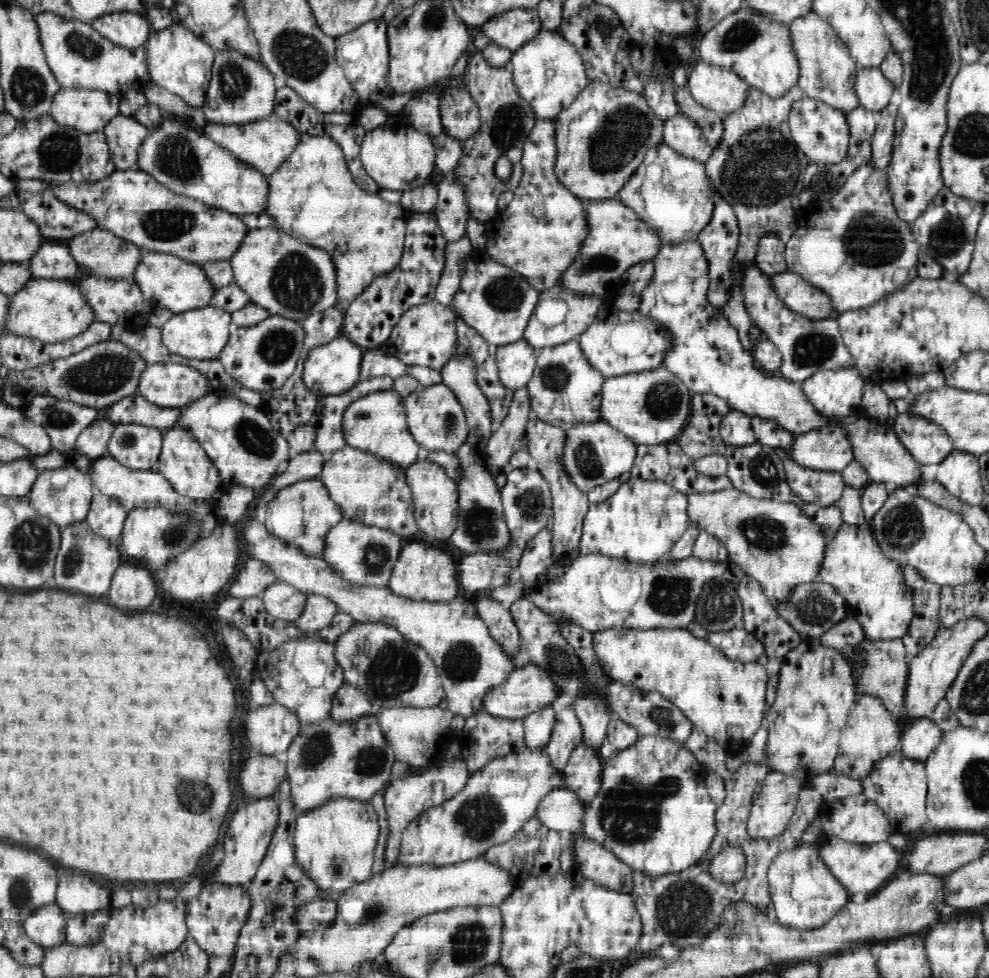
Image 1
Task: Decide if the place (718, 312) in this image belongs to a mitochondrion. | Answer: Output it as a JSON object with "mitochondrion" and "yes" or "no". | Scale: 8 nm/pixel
{"mitochondrion":"no"}

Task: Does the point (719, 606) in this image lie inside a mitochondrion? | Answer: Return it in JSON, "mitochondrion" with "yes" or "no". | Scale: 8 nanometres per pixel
{"mitochondrion":"yes"}

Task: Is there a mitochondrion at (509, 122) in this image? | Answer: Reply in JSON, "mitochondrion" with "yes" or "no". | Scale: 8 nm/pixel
{"mitochondrion":"yes"}

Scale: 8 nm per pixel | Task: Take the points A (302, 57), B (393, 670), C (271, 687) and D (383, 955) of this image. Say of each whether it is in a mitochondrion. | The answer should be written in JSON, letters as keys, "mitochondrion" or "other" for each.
{"A":"mitochondrion","B":"mitochondrion","C":"other","D":"other"}

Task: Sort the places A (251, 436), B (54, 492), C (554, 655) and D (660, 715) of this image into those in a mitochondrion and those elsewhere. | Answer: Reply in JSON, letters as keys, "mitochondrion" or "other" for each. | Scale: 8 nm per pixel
{"A":"mitochondrion","B":"mitochondrion","C":"mitochondrion","D":"mitochondrion"}

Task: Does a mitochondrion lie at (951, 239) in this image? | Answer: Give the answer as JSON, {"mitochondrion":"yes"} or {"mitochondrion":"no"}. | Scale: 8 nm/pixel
{"mitochondrion":"yes"}

